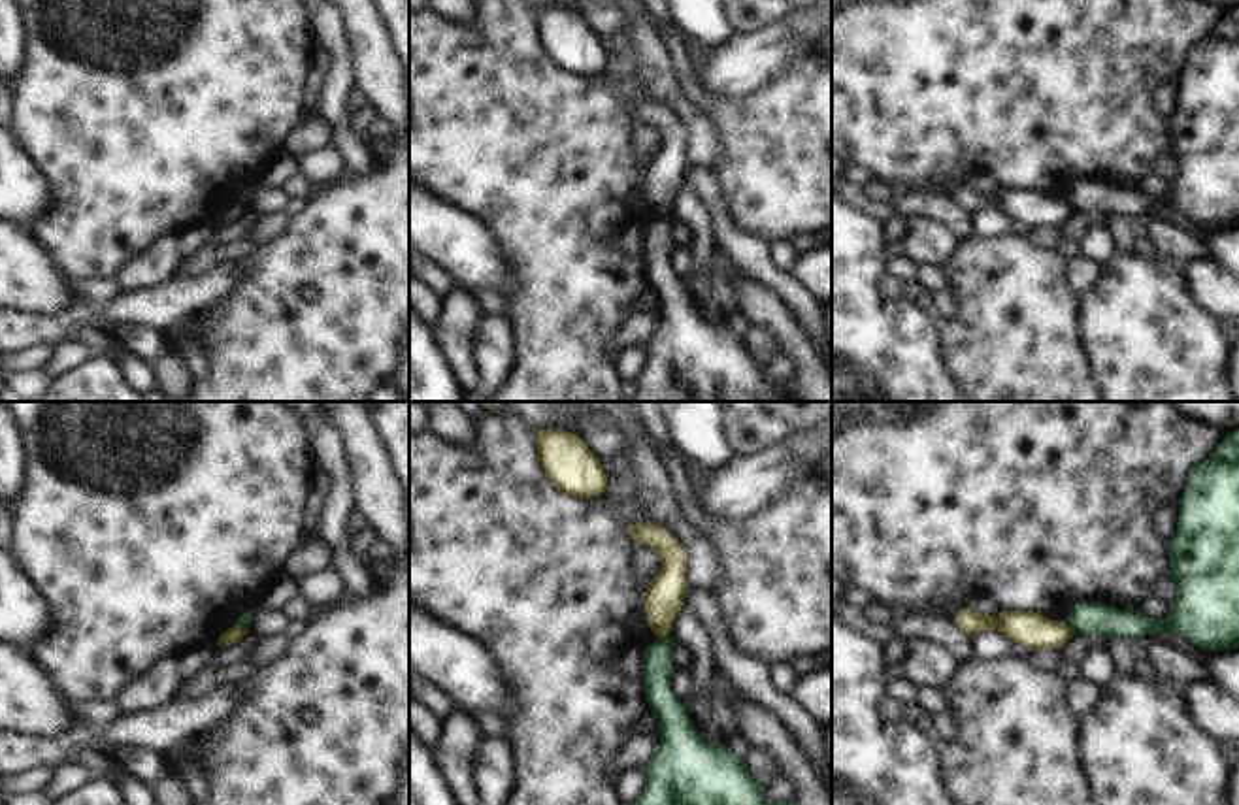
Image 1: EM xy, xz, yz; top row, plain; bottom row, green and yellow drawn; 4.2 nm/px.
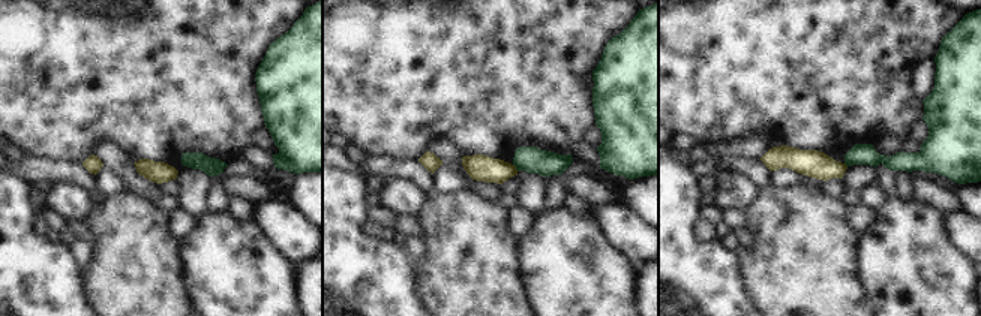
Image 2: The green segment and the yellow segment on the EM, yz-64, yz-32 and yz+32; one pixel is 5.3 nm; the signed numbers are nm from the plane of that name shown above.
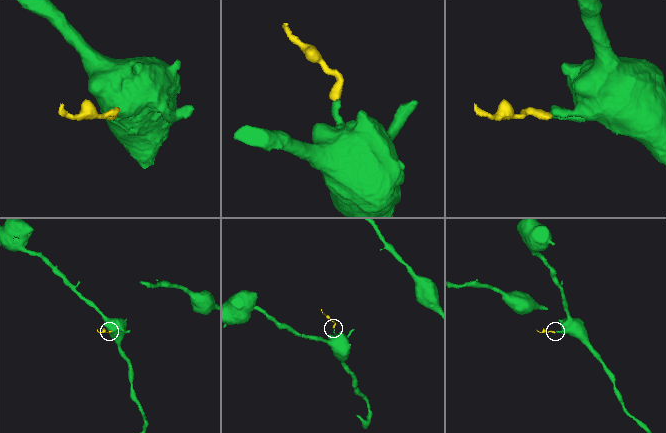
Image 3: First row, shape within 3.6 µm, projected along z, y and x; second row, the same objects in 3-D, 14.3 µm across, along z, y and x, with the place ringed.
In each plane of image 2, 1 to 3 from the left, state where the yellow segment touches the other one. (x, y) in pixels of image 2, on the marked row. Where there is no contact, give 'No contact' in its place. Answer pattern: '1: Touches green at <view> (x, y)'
1: No contact
2: Touches green at yz-32 (515, 165)
3: Touches green at yz+32 (846, 165).

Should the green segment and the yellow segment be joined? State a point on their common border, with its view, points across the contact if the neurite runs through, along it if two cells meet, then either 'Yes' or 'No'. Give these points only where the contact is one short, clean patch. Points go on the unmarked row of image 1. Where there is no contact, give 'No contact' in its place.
Touches green at yz (1070, 204). Boundary: yz (1064, 198), (1075, 210). No.

